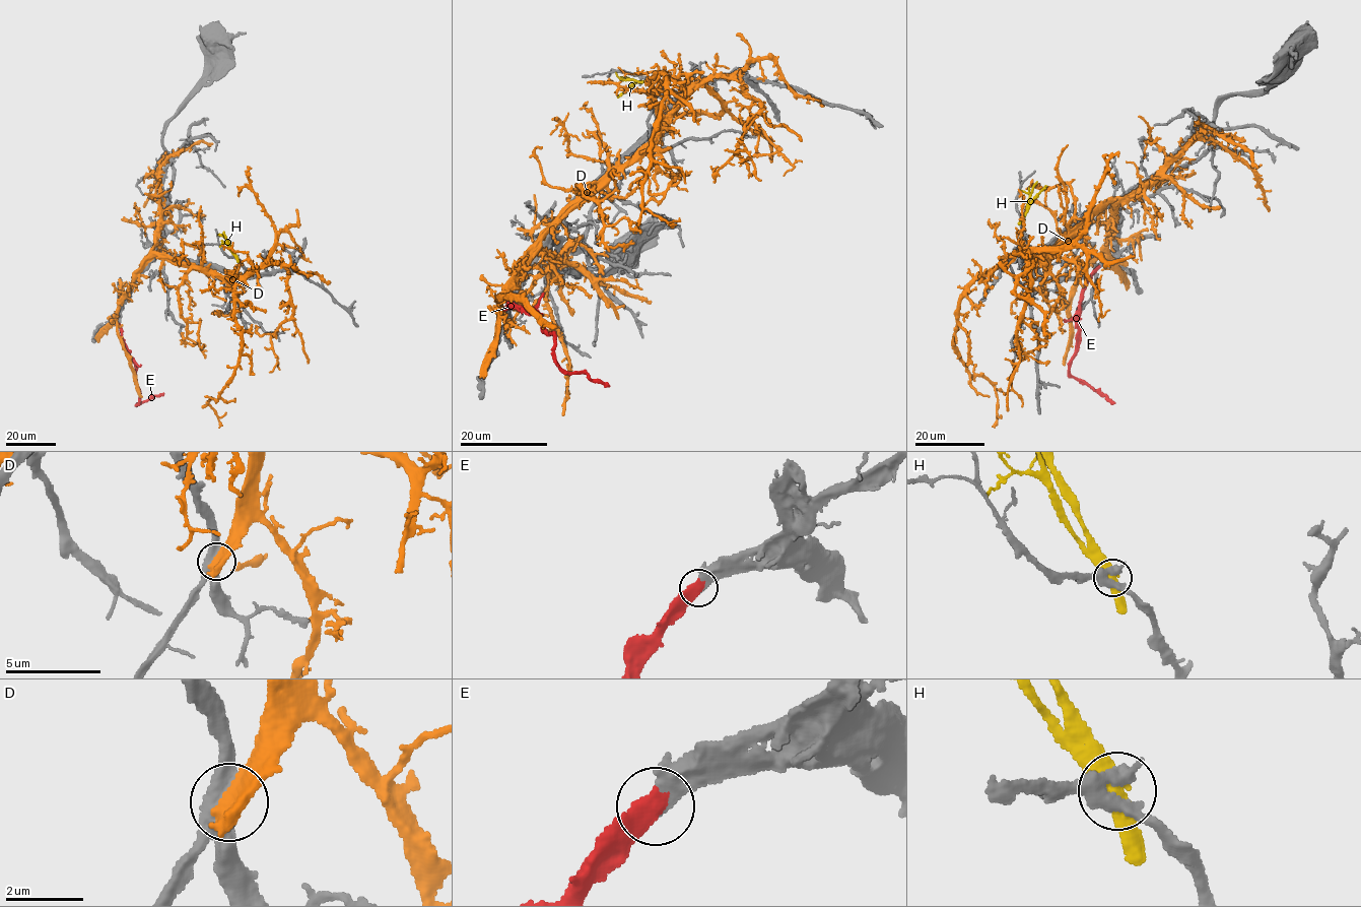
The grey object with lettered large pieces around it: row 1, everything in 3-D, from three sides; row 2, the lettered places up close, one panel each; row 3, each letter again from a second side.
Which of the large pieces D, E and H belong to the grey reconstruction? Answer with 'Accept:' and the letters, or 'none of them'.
Accept: E

